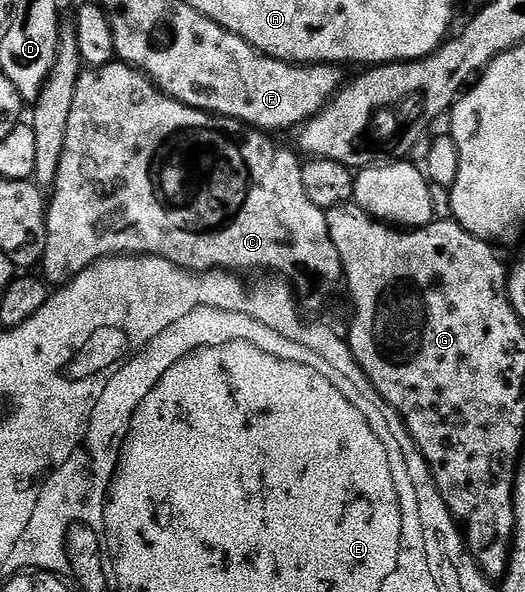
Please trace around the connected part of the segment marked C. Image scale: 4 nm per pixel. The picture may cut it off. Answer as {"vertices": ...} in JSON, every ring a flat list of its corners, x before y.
{"vertices":[[116,59,110,61,107,65,102,65,96,69,88,68,86,71,79,74,77,79,77,92,73,94,73,112,69,114,69,131,65,131,65,149,61,151,61,165,57,167,57,179,53,186,53,192,50,194,51,205,46,206,47,210,47,246,43,252,41,262,42,276,46,278,52,286,62,287,76,277,81,271,85,271,90,265,94,265,96,261,102,261,105,257,117,257,120,255,146,255,148,257,160,257,169,263,173,263,182,269,190,269,191,272,201,274,208,271,243,271,239,269,268,269,268,274,278,275,282,280,290,283,293,286,293,292,302,308,319,309,331,296,335,293,335,288,340,288,343,281,343,264,337,255,337,247,333,247,333,239,329,235,329,223,324,210,318,209,313,203,309,203,309,195,305,195,305,186,301,184,301,171,303,170,303,161,290,148,282,149,279,145,274,145,270,141,266,132,250,128,243,124,242,121,234,121,231,117,217,117,207,113,203,109,194,109,185,103,181,103,177,99,173,99,169,95,165,95,160,89,155,86,148,77,143,74,140,69,134,69,132,65,124,65,122,61]]}

